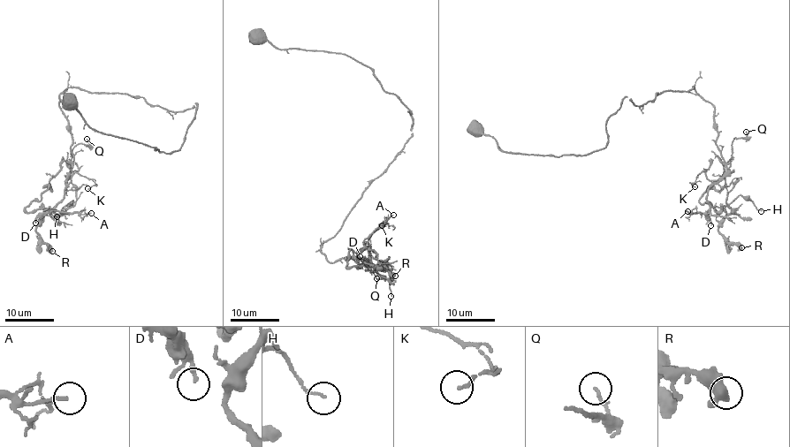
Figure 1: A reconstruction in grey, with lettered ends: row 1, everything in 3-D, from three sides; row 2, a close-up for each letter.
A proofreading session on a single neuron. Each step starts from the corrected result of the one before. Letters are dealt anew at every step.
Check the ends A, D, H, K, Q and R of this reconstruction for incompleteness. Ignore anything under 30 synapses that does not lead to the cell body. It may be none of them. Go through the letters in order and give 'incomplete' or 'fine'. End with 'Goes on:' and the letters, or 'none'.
A: fine
D: fine
H: fine
K: fine
Q: fine
R: fine
Goes on: none

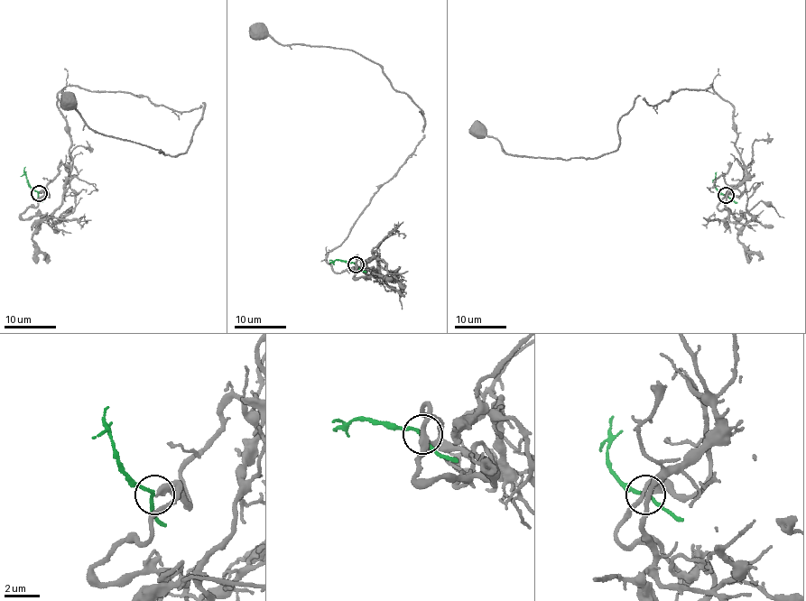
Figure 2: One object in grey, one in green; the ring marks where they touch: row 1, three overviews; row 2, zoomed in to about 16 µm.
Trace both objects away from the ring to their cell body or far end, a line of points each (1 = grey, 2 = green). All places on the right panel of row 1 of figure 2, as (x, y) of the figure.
1: (726, 195), (744, 162), (711, 85), (638, 95), (594, 158), (506, 155), (478, 130)
2: (726, 195), (715, 187), (715, 172)

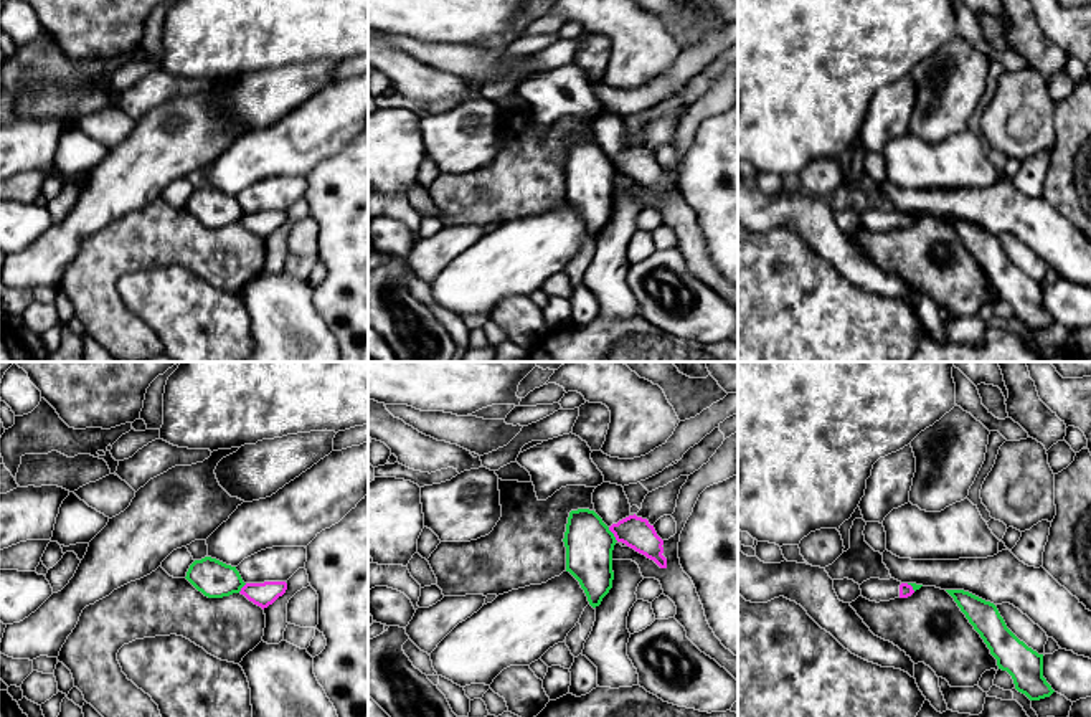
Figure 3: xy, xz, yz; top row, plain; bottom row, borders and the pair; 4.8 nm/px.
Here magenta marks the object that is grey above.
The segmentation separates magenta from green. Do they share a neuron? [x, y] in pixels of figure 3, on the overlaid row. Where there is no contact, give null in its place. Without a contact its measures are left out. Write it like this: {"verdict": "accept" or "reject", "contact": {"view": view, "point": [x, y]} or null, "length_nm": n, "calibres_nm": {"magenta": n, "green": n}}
{"verdict": "reject", "contact": {"view": "xz", "point": [613, 532]}, "length_nm": 90, "calibres_nm": {"magenta": 160, "green": 240}}

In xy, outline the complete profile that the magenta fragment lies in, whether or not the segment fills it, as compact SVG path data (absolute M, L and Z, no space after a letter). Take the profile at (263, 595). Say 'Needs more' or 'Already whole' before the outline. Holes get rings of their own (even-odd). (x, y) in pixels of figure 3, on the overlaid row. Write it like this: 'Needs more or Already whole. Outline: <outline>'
Already whole. Outline: M264 582L264 583L246 583L239 593L264 610L269 605L272 605L279 596L282 596L286 590L287 590L286 582Z

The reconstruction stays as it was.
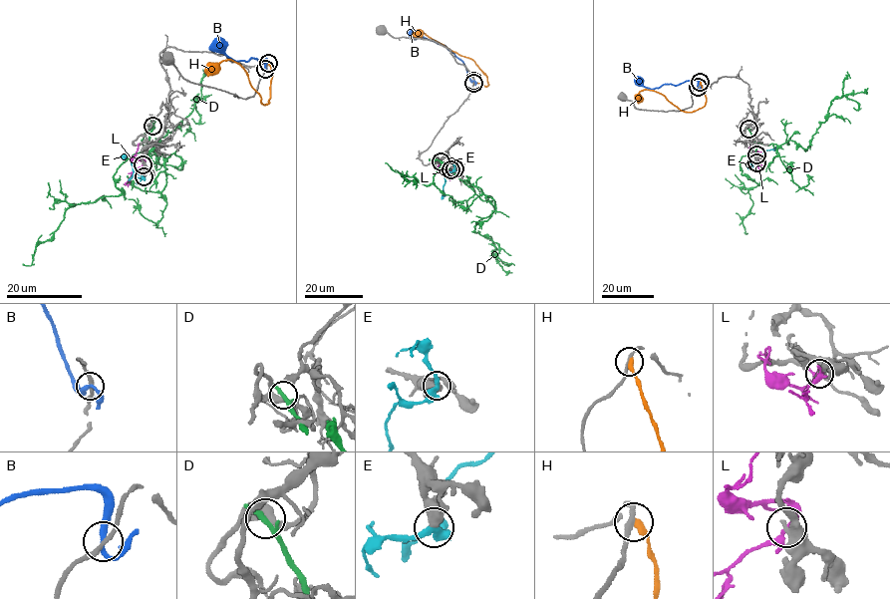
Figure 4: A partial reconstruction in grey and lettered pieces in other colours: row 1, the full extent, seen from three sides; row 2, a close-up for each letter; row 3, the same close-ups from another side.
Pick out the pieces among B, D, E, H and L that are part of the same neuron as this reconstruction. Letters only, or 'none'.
E

